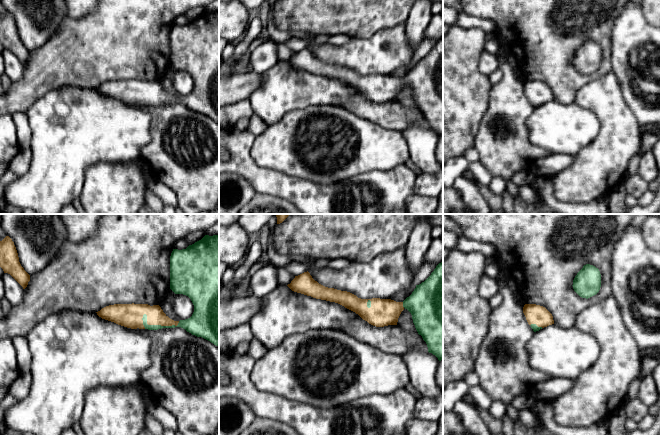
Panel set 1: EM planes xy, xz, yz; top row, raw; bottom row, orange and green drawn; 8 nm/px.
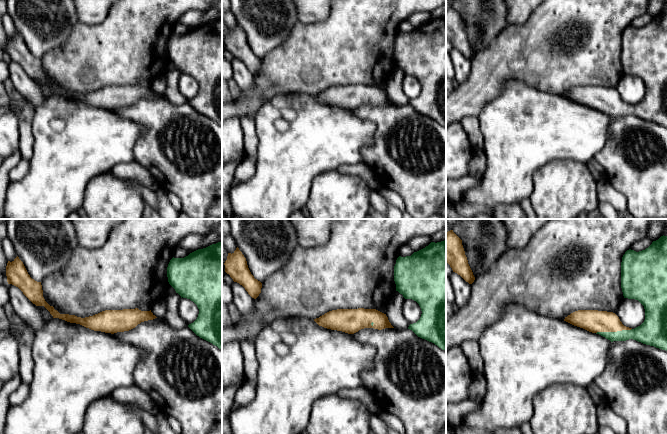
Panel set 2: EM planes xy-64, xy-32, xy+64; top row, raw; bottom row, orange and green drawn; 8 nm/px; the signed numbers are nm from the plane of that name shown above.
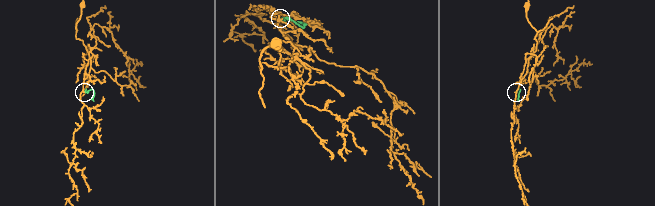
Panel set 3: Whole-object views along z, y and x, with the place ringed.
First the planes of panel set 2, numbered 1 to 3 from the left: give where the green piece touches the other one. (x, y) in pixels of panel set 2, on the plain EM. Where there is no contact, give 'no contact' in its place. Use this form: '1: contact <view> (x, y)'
1: no contact
2: contact xy-32 (370, 100)
3: contact xy+64 (613, 107)

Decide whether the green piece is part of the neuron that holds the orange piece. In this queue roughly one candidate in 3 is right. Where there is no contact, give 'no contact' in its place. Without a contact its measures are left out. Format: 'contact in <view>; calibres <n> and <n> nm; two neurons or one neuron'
contact in xy; calibres 190 and 100 nm; one neuron

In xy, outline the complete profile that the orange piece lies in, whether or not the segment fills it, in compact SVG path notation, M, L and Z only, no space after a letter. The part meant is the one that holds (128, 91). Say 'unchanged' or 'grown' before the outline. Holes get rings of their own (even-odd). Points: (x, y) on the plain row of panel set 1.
grown; M205 11L186 25L173 25L170 32L170 65L175 70L188 72L193 81L192 92L185 96L170 95L159 81L114 80L96 88L102 95L131 105L158 106L181 103L219 123L219 11Z

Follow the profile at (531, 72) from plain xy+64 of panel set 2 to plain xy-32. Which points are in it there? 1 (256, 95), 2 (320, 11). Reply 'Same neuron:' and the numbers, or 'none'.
Same neuron: 1

